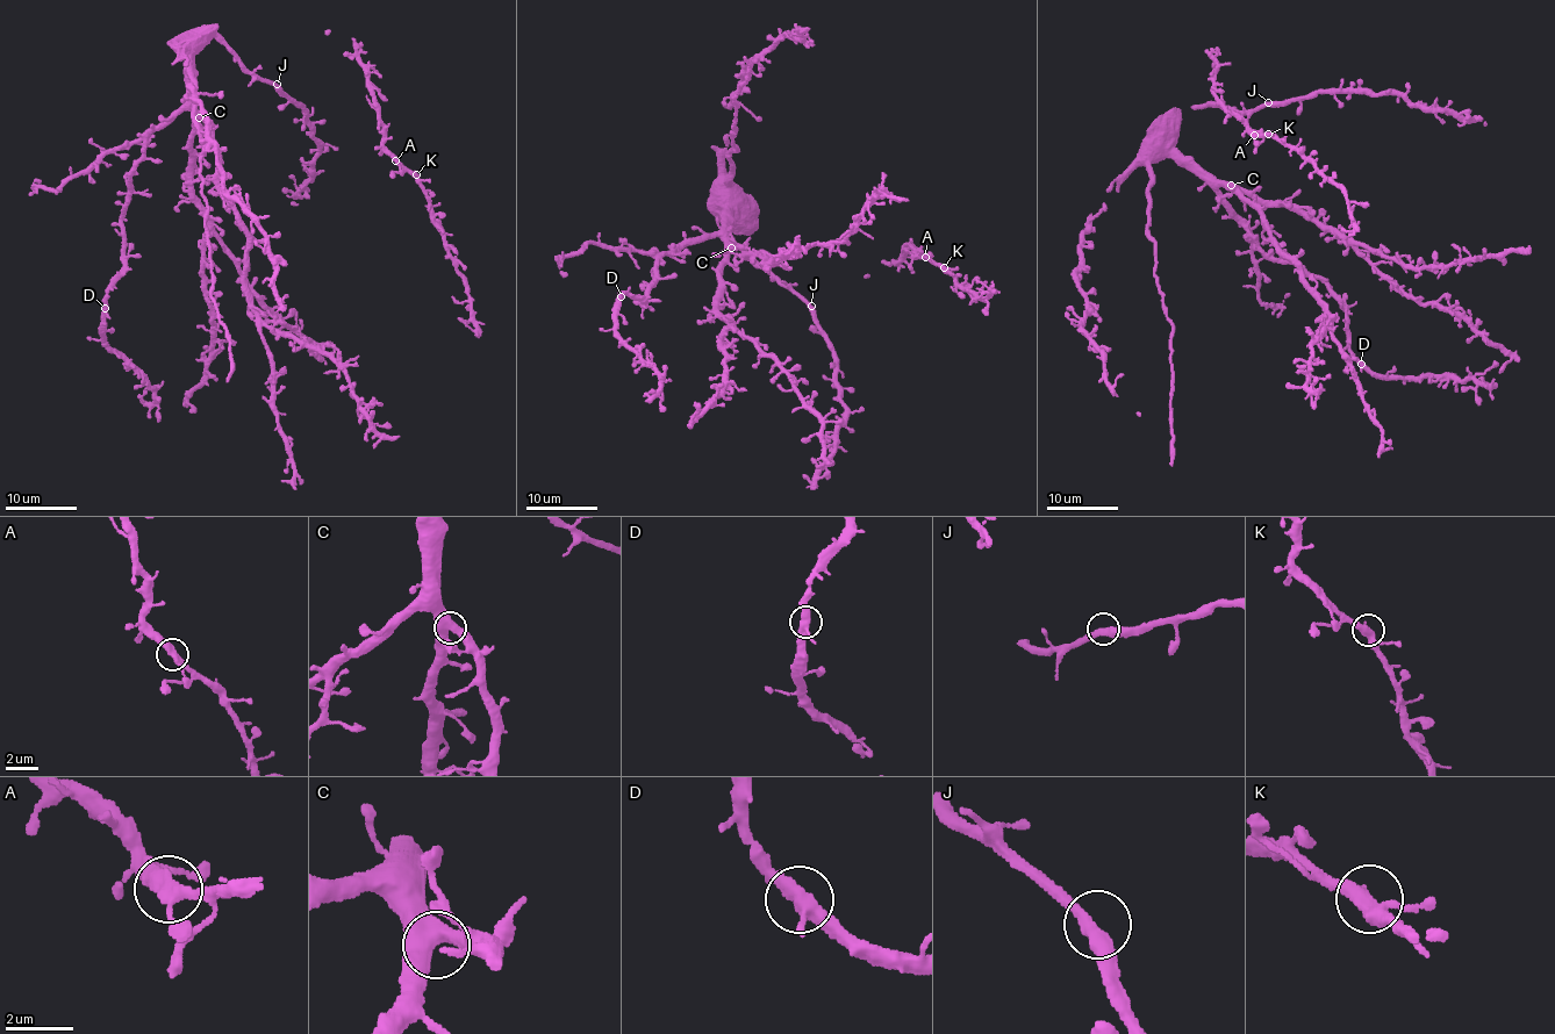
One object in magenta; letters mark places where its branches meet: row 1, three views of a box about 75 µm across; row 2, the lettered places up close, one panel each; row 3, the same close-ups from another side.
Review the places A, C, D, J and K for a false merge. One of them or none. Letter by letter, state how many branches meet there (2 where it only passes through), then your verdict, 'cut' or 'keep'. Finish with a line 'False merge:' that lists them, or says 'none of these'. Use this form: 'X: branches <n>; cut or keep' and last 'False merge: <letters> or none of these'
A: branches 3; keep
C: branches 3; keep
D: branches 3; keep
J: branches 2; keep
K: branches 3; keep
False merge: none of these

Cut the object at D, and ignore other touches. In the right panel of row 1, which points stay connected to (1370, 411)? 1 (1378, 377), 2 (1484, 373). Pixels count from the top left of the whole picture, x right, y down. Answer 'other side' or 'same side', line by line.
1: other side
2: other side

